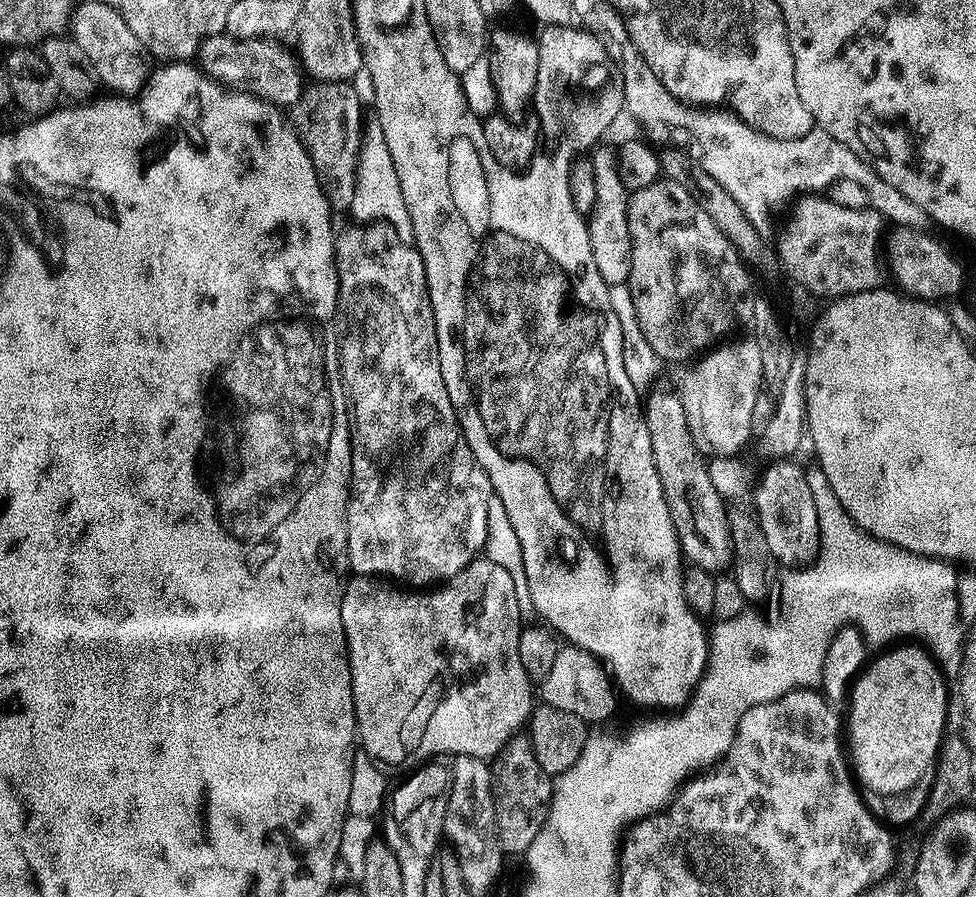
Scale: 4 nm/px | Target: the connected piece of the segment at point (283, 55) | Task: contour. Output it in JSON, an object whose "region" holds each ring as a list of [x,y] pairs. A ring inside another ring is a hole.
{"region":[[[223,35],[211,36],[200,45],[198,53],[200,71],[229,90],[247,93],[273,106],[295,105],[302,95],[302,87],[300,88],[302,72],[298,67],[297,57],[276,44],[263,44],[262,41],[254,39],[248,38],[243,42],[226,44]]]}

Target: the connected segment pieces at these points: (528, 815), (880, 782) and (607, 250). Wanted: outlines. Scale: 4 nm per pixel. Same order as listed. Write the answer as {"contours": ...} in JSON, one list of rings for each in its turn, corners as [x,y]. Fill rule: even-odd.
{"contours":[[[[517,734],[494,758],[492,770],[492,801],[496,819],[496,837],[500,848],[509,857],[527,853],[530,842],[538,836],[542,826],[548,823],[548,807],[552,801],[552,781],[538,766],[534,758],[534,746],[527,735]]],[[[900,646],[884,650],[889,652],[882,653],[857,675],[846,700],[850,764],[855,779],[876,792],[877,797],[898,794],[925,779],[946,735],[944,680],[937,661],[923,647],[896,647]]],[[[599,148],[590,156],[594,178],[594,206],[586,217],[590,250],[594,254],[594,266],[598,266],[598,274],[602,274],[605,284],[627,284],[632,265],[632,243],[628,234],[629,193],[618,171],[617,153],[613,149],[611,152],[608,148]]]]}

